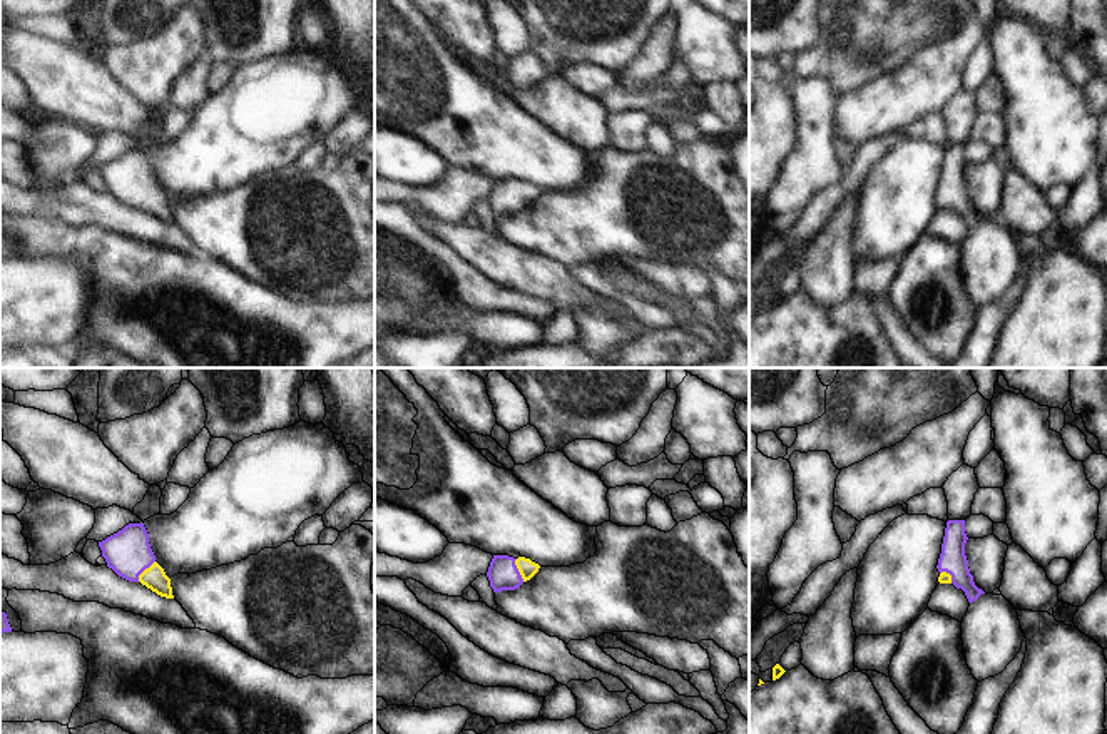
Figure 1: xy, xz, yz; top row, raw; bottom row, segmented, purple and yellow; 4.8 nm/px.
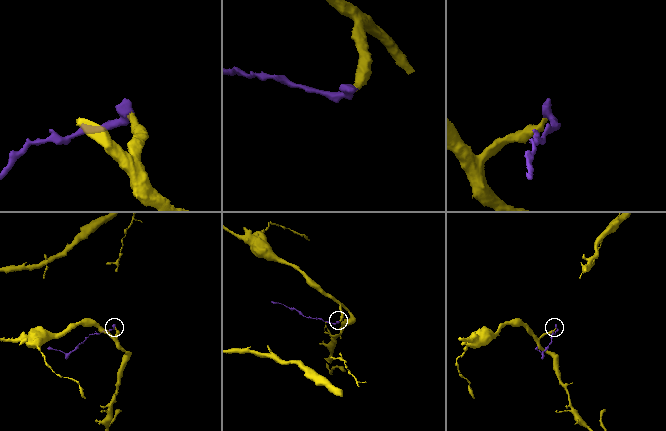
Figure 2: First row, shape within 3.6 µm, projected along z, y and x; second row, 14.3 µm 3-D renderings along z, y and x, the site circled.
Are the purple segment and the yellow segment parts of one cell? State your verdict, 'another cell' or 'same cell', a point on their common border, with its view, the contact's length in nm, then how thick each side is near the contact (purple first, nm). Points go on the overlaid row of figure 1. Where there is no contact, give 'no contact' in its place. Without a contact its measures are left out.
same cell | xz (517, 570) | 120 nm | 140/90 nm

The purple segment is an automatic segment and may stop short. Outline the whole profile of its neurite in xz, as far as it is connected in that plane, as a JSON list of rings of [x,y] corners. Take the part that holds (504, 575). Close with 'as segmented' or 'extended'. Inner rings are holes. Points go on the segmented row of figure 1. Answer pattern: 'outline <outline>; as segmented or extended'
outline [[[493,555],[487,577],[493,592],[515,590],[530,580],[540,565],[525,557]]]; extended

